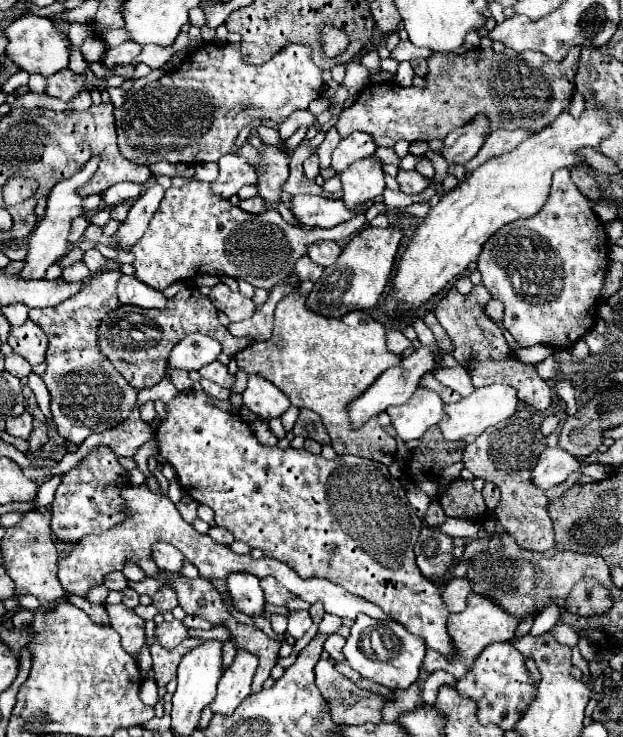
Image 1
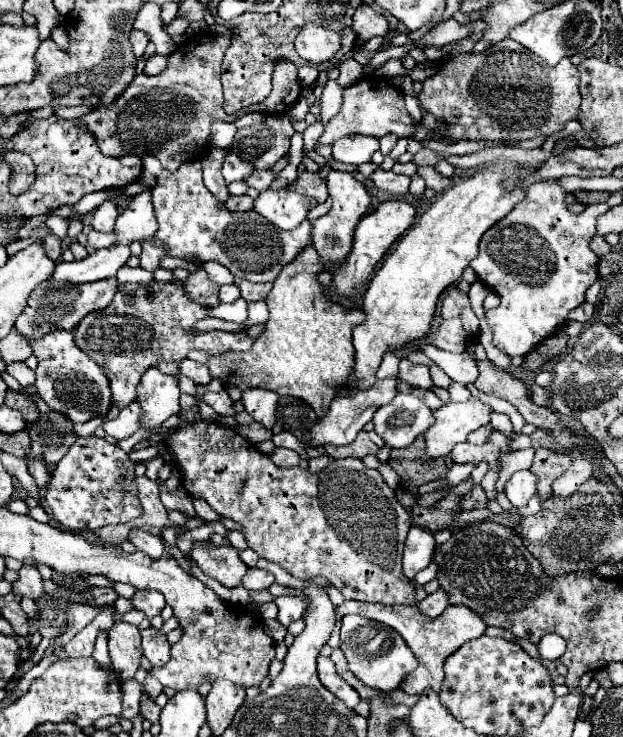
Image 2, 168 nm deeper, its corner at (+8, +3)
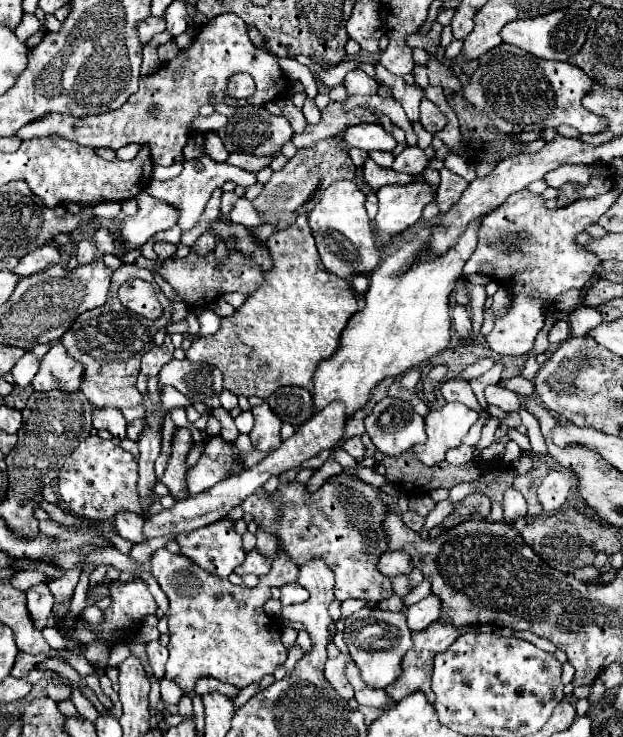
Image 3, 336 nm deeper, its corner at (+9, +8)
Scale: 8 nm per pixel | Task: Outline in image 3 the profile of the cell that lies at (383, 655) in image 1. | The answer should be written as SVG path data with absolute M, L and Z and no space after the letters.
M361 608L345 620L345 644L353 662L359 666L363 680L373 688L385 688L401 676L401 660L413 646L411 632L407 628L405 612L383 612L375 608Z

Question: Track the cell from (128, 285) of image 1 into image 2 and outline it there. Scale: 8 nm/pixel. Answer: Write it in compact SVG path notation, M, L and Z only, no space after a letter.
M102 279L96 283L84 283L84 285L70 285L70 283L52 283L52 289L42 289L36 287L34 293L28 299L28 305L24 307L24 311L18 315L16 321L16 331L22 333L26 339L34 339L38 335L42 335L40 331L44 331L44 327L64 327L64 329L72 329L80 323L82 317L86 317L90 311L100 311L104 307L110 305L112 297L118 291L118 281L116 279Z

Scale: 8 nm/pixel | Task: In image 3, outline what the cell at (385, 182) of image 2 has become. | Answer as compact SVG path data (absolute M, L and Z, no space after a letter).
M371 158L363 166L363 174L365 174L367 184L373 190L379 190L381 186L387 186L387 184L409 184L409 182L413 182L411 174L401 174L401 172L391 170L391 168L381 168Z

